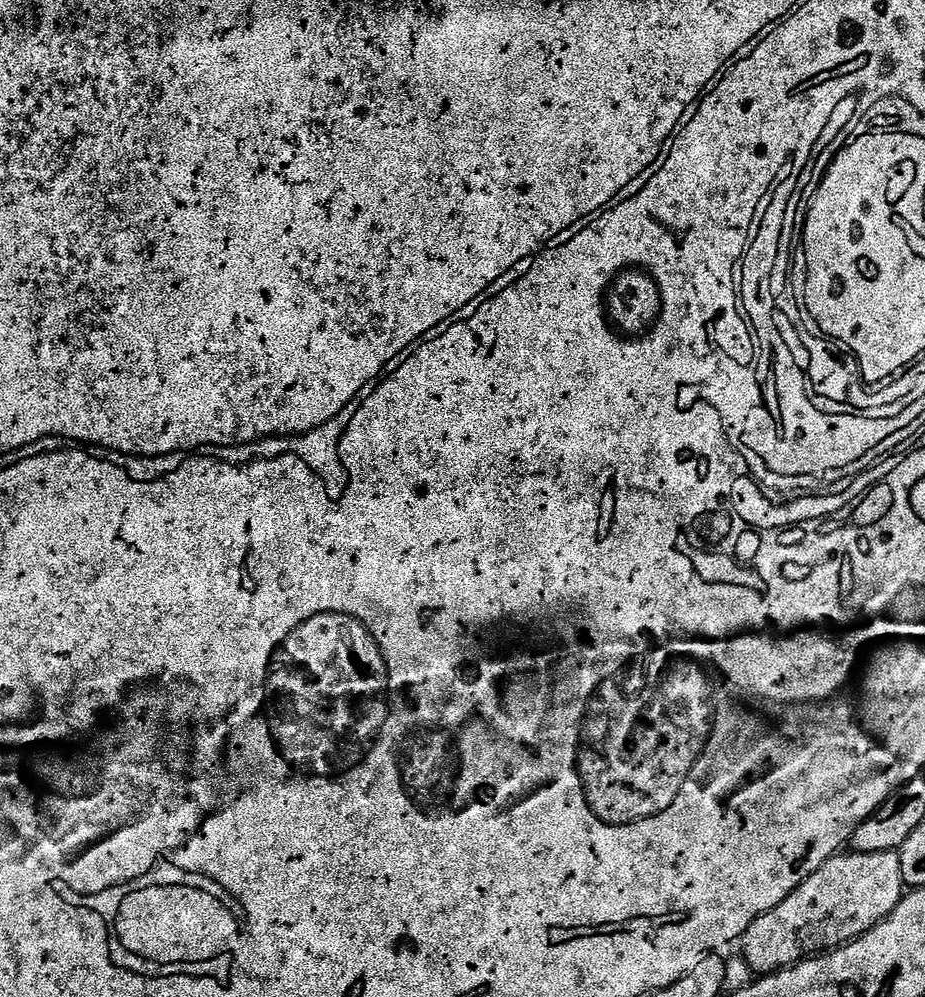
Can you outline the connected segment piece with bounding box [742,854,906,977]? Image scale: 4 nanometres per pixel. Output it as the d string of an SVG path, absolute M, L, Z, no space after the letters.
M837 854L829 858L794 894L790 894L774 910L762 914L746 930L742 937L744 944L744 960L748 968L757 977L769 976L772 972L782 971L784 968L794 967L803 960L809 959L817 954L829 953L833 949L841 948L852 940L858 939L866 934L878 922L882 922L898 906L898 902L905 896L904 872L906 865L900 861L899 855L881 854L878 856L866 856L863 854Z

